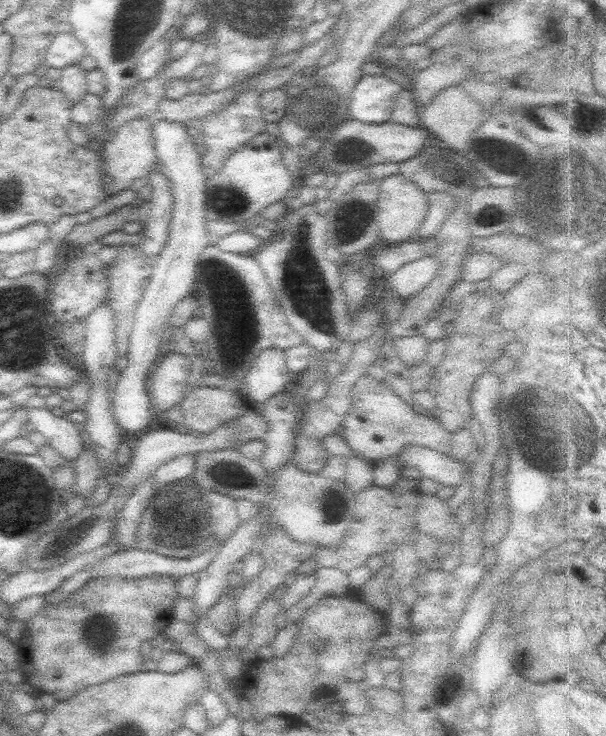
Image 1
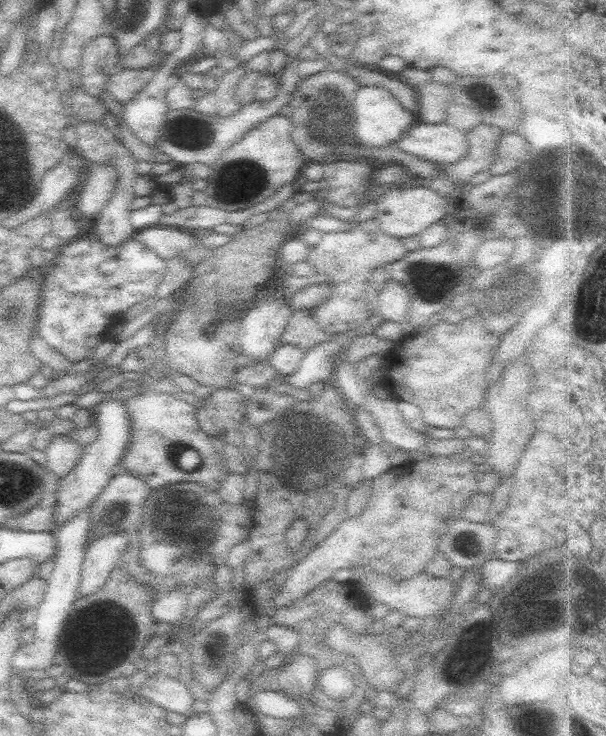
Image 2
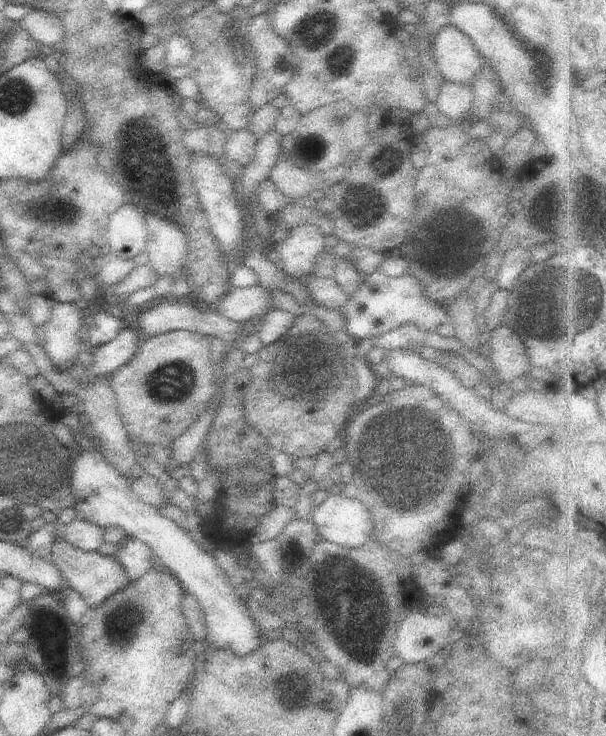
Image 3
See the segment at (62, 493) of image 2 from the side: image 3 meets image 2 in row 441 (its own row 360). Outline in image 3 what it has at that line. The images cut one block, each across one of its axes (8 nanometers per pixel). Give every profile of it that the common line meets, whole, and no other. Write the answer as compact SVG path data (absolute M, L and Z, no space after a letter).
M127 326L104 346L99 346L91 351L93 362L87 368L94 376L111 376L121 369L137 352L141 342L138 330L134 326Z

